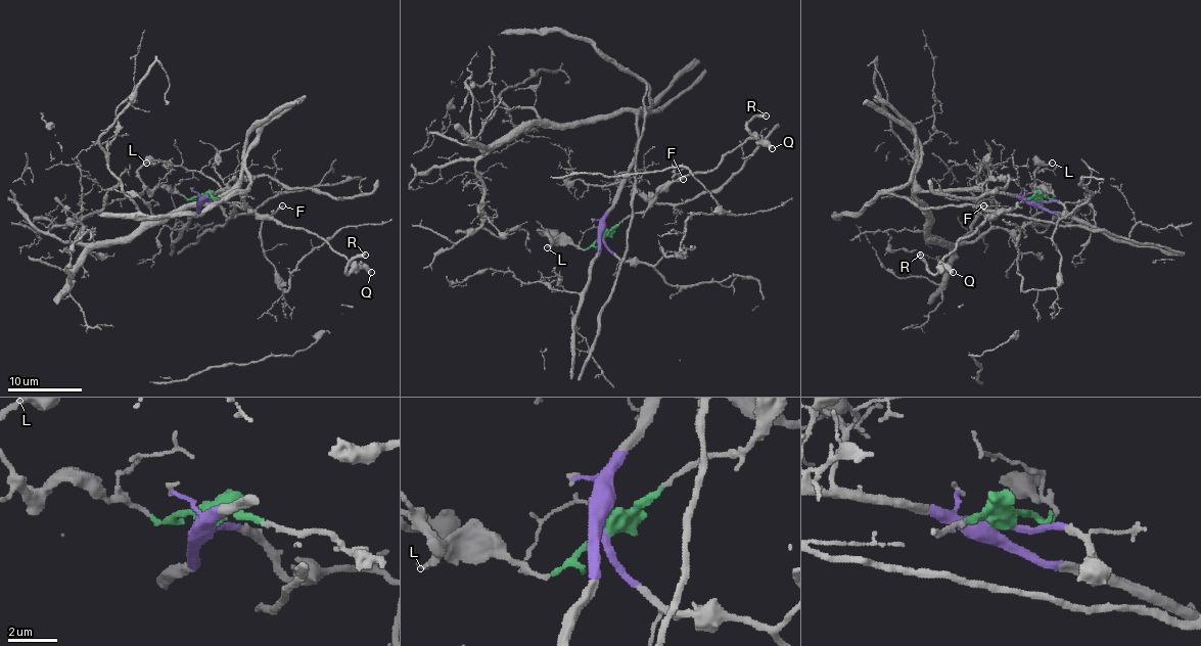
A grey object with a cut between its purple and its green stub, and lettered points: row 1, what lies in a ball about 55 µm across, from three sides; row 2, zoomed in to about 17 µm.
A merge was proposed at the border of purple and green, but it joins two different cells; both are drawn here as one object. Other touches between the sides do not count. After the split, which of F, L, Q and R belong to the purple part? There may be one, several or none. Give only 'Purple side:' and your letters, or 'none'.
Purple side: none

